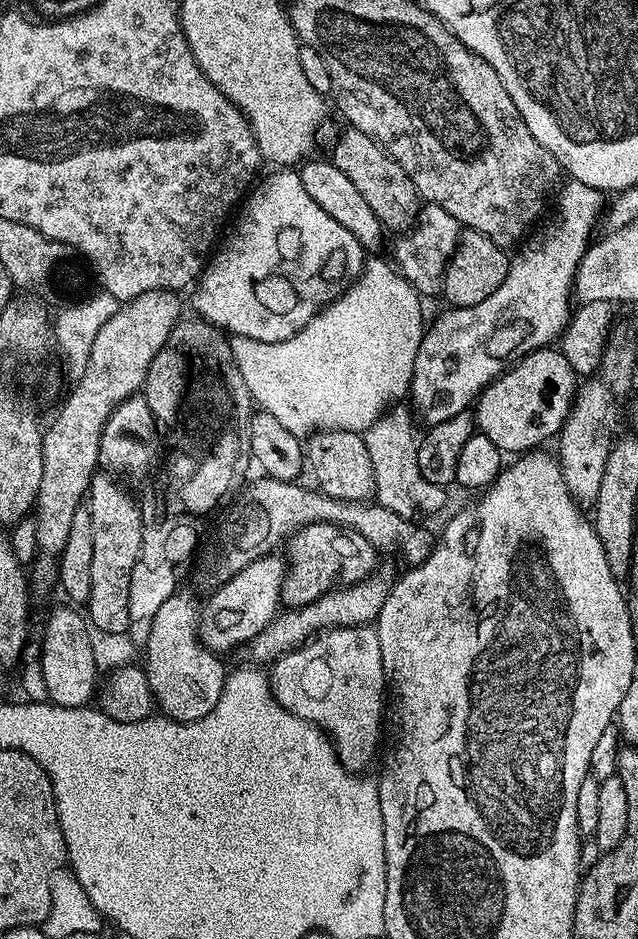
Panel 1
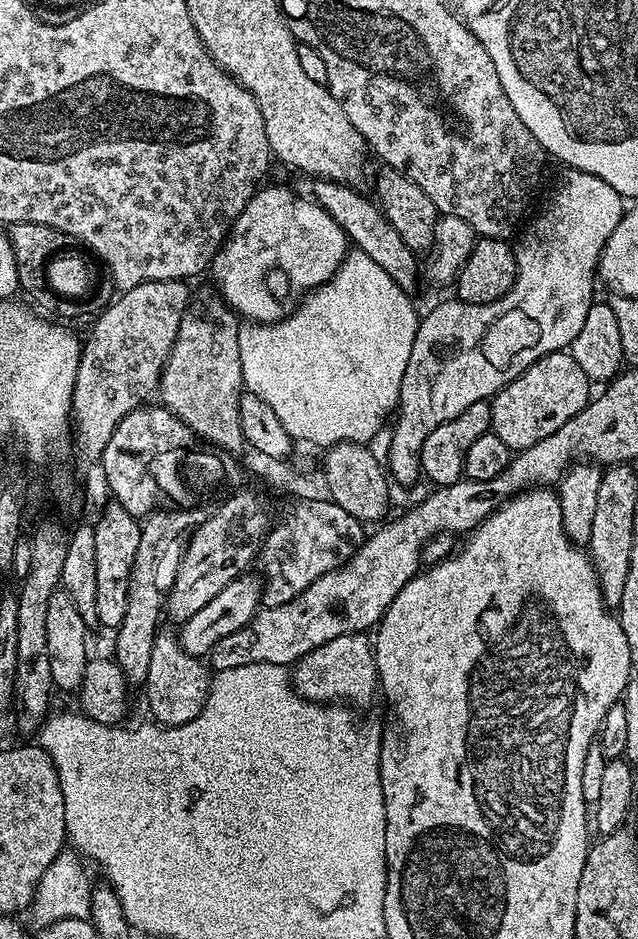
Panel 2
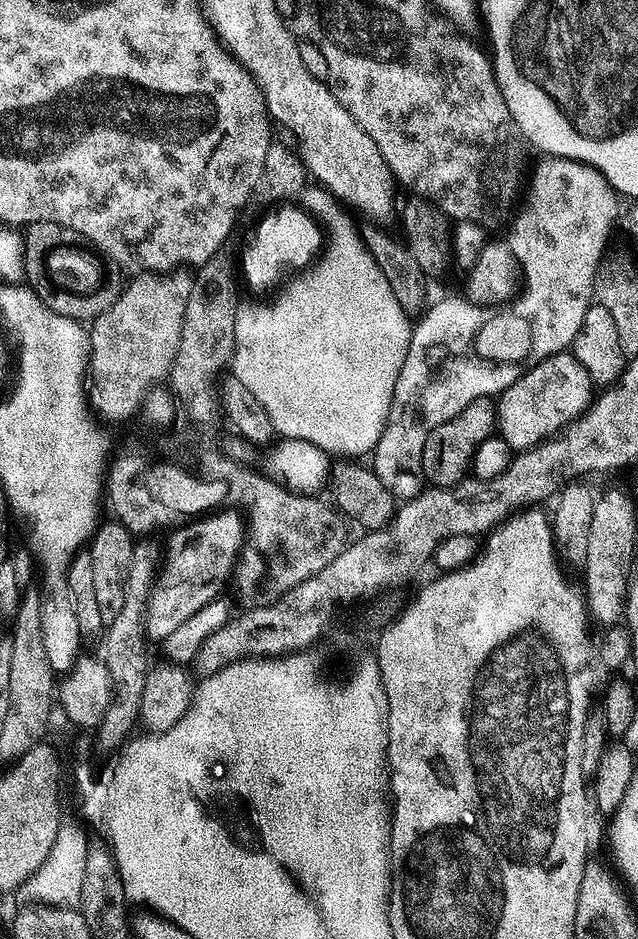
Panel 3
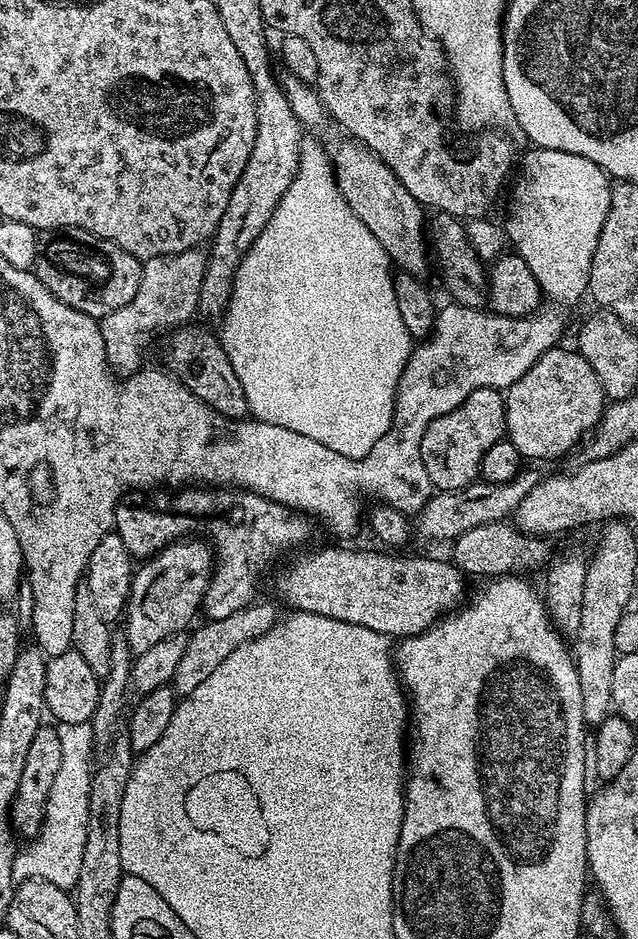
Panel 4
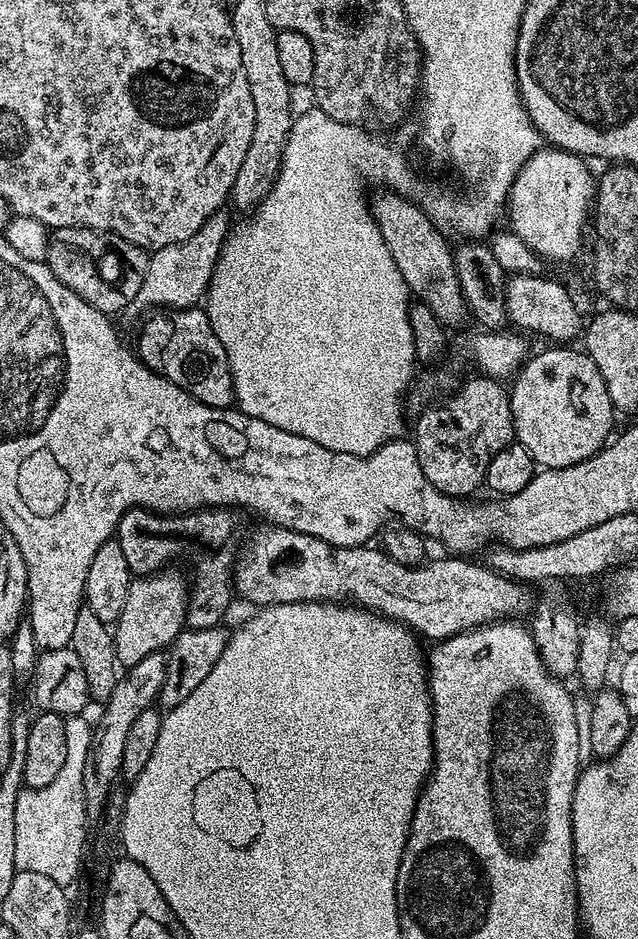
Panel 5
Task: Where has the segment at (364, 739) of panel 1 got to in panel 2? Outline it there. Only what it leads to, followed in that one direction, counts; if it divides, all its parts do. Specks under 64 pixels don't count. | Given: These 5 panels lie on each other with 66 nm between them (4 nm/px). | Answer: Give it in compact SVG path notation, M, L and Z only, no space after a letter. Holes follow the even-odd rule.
M351 632L318 646L313 652L300 657L295 665L294 687L301 696L312 702L353 700L360 704L370 699L372 691L375 693L378 688L373 641L365 633Z

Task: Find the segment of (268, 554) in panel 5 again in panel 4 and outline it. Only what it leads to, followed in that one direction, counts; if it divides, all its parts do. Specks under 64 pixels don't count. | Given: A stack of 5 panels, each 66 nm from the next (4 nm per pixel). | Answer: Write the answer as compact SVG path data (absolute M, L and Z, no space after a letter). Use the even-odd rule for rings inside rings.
M320 548L317 552L308 552L305 556L298 557L293 564L286 565L277 574L276 592L289 604L289 609L313 612L326 618L366 626L389 638L422 634L437 620L443 620L465 603L466 576L447 559L431 560L428 556L400 556L404 554L379 551L359 552L356 548Z

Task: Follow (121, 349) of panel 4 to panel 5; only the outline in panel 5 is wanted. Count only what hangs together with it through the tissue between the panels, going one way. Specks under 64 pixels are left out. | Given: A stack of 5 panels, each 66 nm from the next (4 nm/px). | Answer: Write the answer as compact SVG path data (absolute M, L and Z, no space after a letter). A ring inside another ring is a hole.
M221 210L210 214L210 218L202 222L202 230L198 230L198 234L186 238L186 242L155 249L149 255L145 280L135 298L135 307L152 308L148 310L190 308L205 299L220 252L228 240L230 223L228 224L226 213L227 211Z

